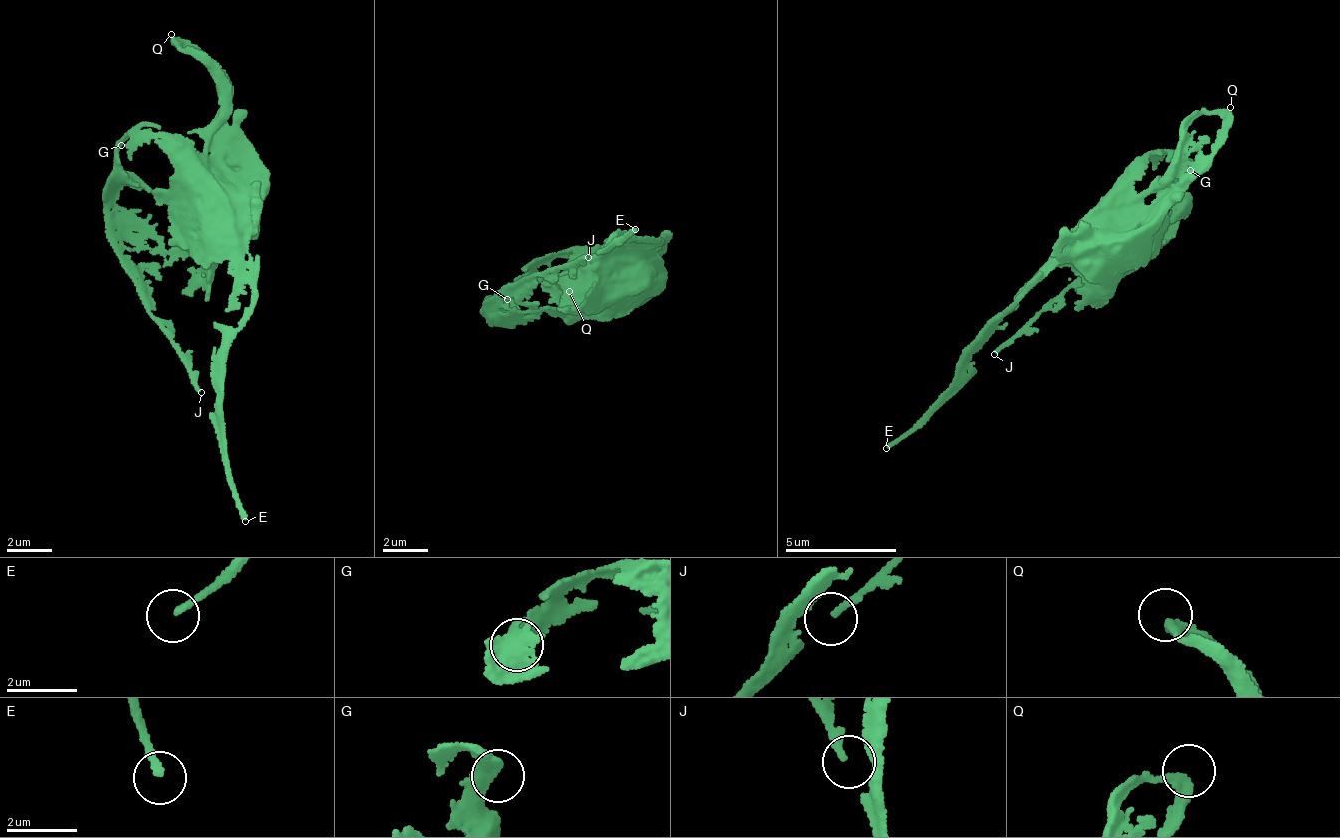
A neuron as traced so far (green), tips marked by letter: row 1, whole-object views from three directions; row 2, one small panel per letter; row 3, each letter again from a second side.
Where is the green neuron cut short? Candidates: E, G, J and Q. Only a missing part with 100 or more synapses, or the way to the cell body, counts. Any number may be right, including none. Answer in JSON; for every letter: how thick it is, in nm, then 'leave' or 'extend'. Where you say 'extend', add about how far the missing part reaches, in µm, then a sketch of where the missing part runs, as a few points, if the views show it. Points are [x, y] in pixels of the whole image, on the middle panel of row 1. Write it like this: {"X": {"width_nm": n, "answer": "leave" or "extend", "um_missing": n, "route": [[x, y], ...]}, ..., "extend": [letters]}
{"E": {"width_nm": 190, "answer": "extend", "um_missing": 110}, "G": {"width_nm": 300, "answer": "leave"}, "J": {"width_nm": 140, "answer": "leave"}, "Q": {"width_nm": 280, "answer": "leave"}, "extend": ["E"]}

